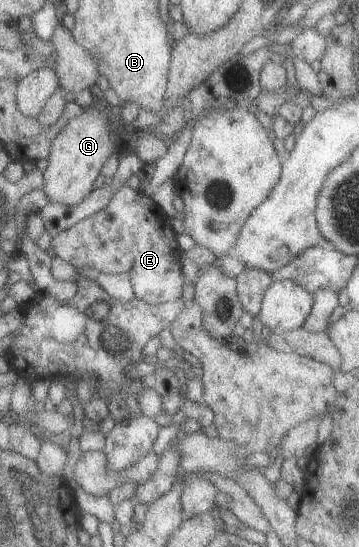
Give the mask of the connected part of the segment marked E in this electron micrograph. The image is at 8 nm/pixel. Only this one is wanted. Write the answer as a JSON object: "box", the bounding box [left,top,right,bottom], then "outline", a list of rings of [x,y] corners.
{"box":[49,184,188,305],"outline":[[[126,184],[114,192],[104,208],[79,220],[70,228],[58,232],[56,236],[51,237],[49,245],[56,257],[65,260],[74,268],[94,268],[99,273],[128,275],[133,297],[149,305],[159,305],[178,299],[181,296],[182,286],[188,283],[181,275],[180,250],[168,217],[150,197]]]}

